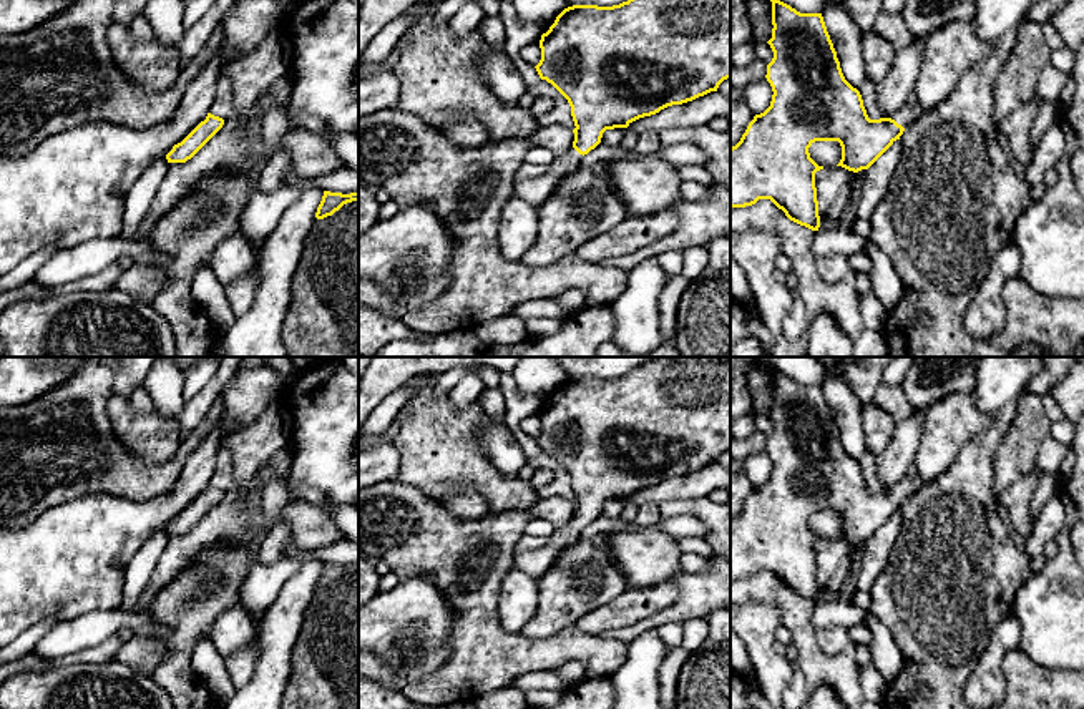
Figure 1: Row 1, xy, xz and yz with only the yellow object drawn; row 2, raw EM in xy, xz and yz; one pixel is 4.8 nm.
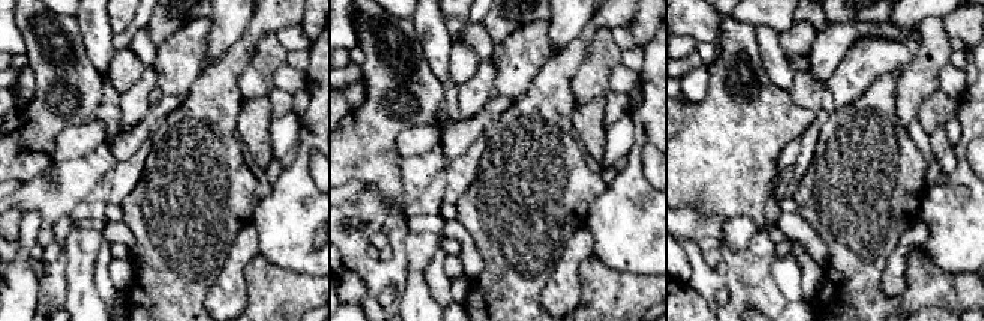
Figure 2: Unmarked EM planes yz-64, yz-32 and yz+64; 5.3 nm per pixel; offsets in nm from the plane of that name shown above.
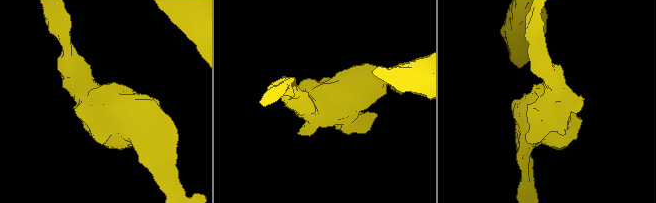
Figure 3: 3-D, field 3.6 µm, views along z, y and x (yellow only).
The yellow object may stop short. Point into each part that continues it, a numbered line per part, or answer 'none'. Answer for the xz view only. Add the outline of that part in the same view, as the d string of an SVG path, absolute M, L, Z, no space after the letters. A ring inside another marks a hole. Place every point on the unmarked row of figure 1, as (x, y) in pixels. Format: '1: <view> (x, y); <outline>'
1: xz (535, 563); M574 520L561 528L556 528L549 536L549 543L544 548L531 551L515 551L511 568L518 568L538 579L546 570L554 563L558 555L568 546L581 538L583 526Z

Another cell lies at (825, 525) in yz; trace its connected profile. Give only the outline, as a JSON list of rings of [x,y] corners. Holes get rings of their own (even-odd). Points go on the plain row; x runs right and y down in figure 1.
[[[815,513],[808,520],[810,530],[823,540],[833,540],[842,531],[842,518],[838,513]]]

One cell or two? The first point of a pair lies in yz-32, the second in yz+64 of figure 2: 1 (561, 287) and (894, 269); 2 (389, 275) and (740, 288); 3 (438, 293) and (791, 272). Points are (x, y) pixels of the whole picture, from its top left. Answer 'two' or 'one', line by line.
1: one
2: one
3: two

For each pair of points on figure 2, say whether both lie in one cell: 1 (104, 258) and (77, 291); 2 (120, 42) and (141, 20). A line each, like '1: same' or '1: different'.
1: different
2: same

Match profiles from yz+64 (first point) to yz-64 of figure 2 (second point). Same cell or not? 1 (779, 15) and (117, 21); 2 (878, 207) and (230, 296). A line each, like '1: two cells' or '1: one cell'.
1: one cell
2: two cells

